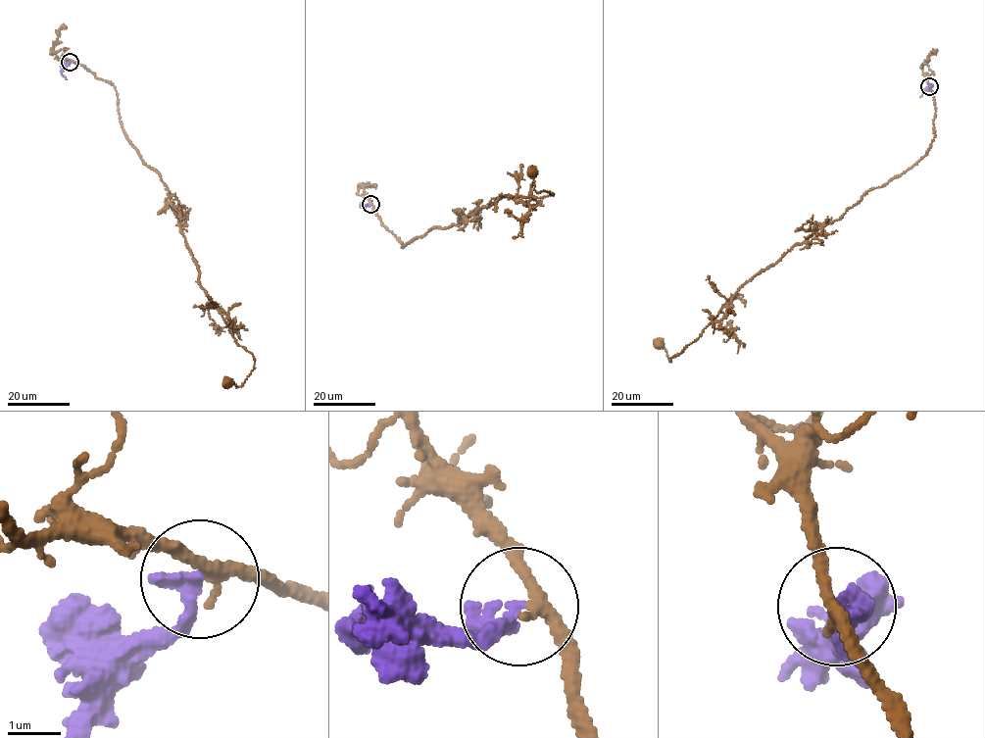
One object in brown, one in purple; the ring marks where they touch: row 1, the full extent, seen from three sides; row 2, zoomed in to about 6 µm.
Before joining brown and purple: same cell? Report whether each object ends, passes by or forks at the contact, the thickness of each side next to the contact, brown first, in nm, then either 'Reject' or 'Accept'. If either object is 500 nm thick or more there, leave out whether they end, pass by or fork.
At the ring brown passes by. At the ring purple ends. Thickness 200 nm (brown) against 320 nm. Reject

